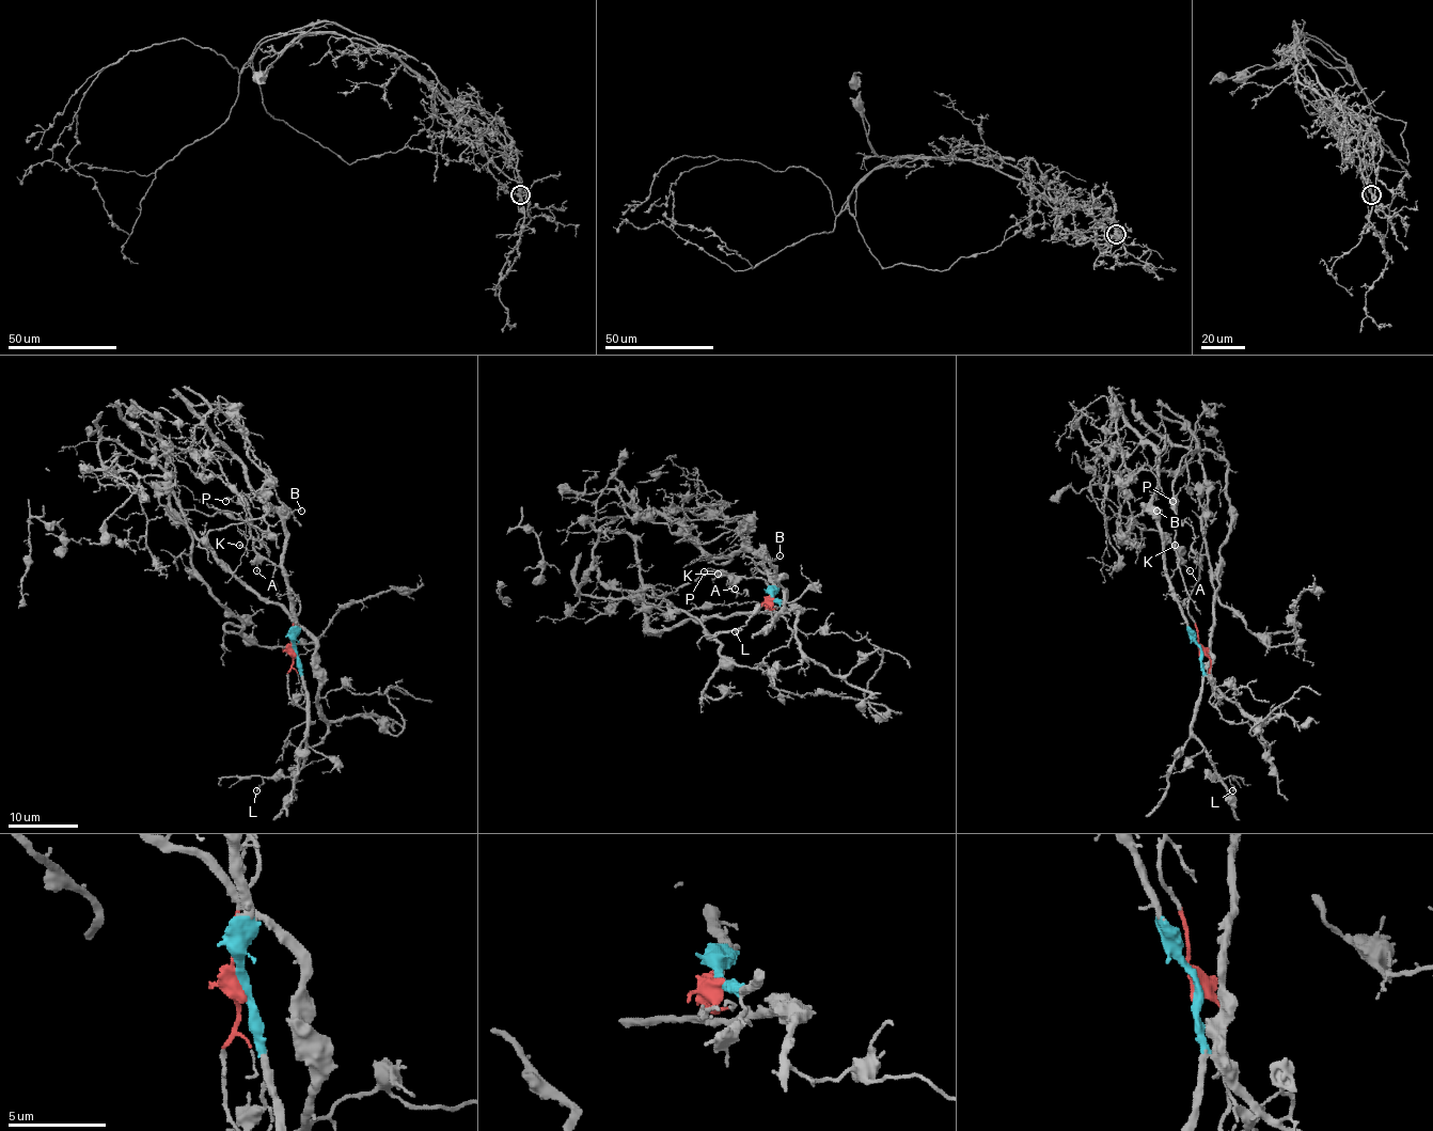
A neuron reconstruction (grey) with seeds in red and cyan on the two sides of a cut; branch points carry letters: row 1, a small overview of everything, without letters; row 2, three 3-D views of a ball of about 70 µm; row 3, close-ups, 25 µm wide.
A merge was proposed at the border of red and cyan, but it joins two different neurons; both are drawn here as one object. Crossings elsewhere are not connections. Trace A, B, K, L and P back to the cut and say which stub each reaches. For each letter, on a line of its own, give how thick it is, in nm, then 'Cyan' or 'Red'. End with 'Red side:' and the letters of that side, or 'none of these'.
A: Thickness 120 nm. Red
B: Thickness 110 nm. Cyan
K: Thickness 130 nm. Red
L: Thickness 180 nm. Cyan
P: Thickness 120 nm. Red
Red side: A, K, P

